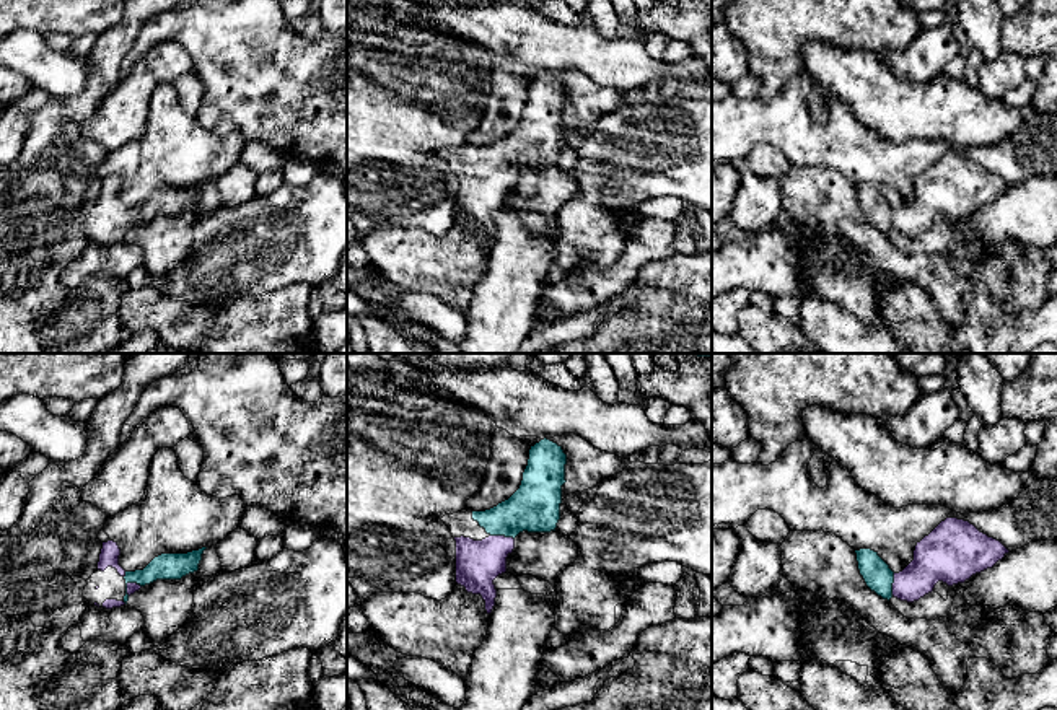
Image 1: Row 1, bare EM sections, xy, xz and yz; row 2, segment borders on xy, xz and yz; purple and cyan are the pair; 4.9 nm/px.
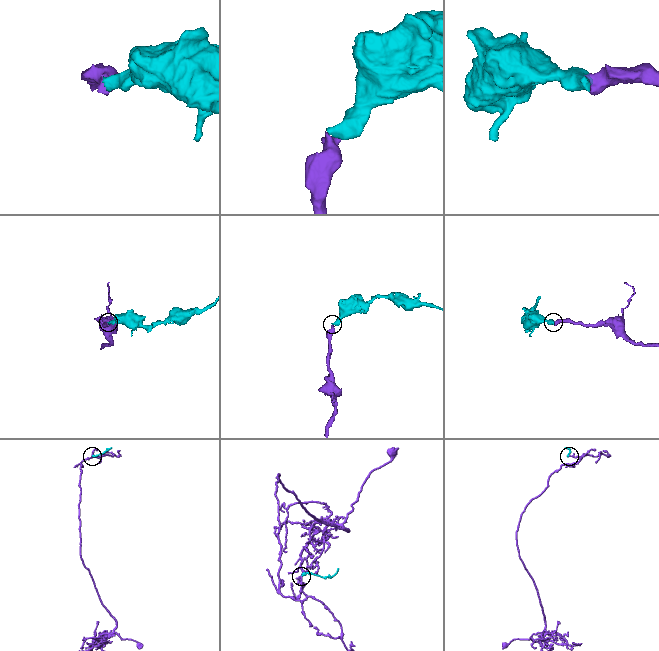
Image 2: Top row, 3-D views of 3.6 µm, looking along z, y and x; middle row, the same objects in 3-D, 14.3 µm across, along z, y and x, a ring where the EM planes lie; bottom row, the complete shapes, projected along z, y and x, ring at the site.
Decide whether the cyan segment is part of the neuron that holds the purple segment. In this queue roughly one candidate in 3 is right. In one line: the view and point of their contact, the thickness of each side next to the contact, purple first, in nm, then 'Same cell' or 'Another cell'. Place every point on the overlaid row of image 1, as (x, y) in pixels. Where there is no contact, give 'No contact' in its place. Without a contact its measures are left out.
Touches purple at xz (502, 536). Thickness 220 nm (purple) against 240 nm. Same cell

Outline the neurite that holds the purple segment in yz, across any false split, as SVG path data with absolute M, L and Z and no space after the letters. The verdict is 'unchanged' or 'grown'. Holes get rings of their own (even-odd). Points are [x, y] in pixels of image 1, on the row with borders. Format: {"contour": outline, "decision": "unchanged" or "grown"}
{"contour": "M946 518L917 542L914 560L899 573L894 573L878 552L855 550L866 586L883 599L894 596L907 603L932 593L938 581L948 586L964 583L992 568L1008 552L1000 541L958 518Z", "decision": "grown"}

